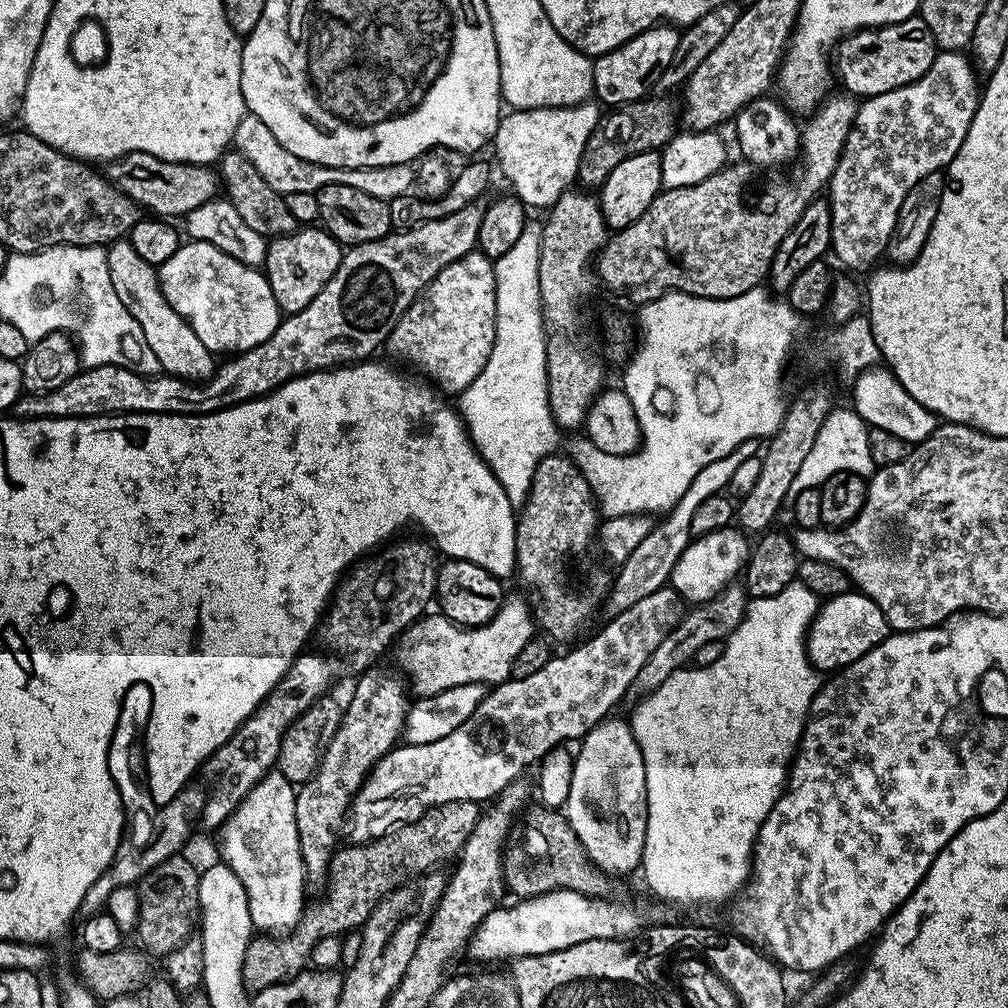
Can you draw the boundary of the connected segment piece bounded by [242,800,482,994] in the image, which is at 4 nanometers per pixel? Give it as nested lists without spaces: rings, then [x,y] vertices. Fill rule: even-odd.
[[[474,800],[446,802],[436,808],[428,809],[424,815],[413,820],[411,824],[402,824],[393,828],[391,832],[379,836],[377,840],[356,842],[351,845],[353,848],[341,847],[334,852],[332,864],[328,867],[326,887],[323,889],[325,890],[324,897],[313,908],[312,905],[305,907],[303,916],[294,925],[292,931],[279,938],[269,938],[264,934],[253,935],[242,962],[242,982],[245,989],[255,994],[258,990],[266,990],[266,986],[274,986],[278,982],[294,978],[309,967],[312,951],[319,940],[327,936],[339,937],[341,934],[359,929],[370,918],[378,902],[387,898],[395,888],[401,888],[402,885],[415,880],[416,877],[423,876],[425,872],[439,869],[443,860],[455,861],[470,838],[470,830],[474,830],[476,819],[481,811],[481,805]]]

